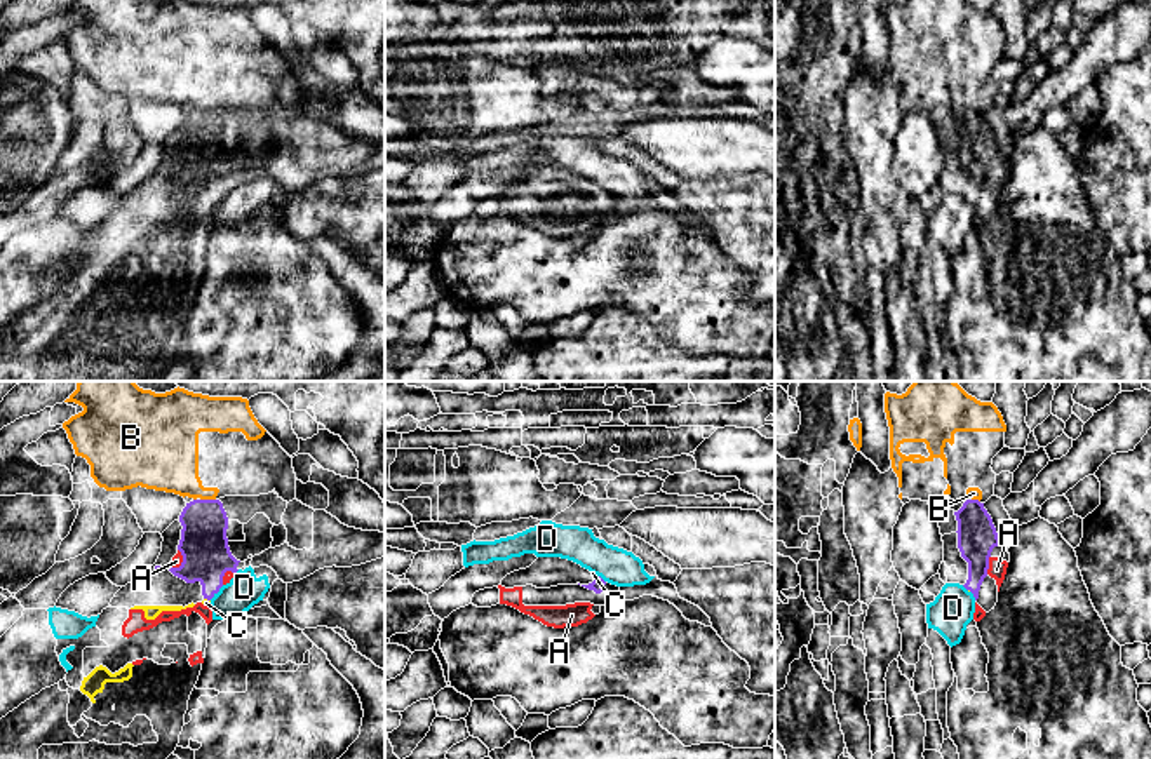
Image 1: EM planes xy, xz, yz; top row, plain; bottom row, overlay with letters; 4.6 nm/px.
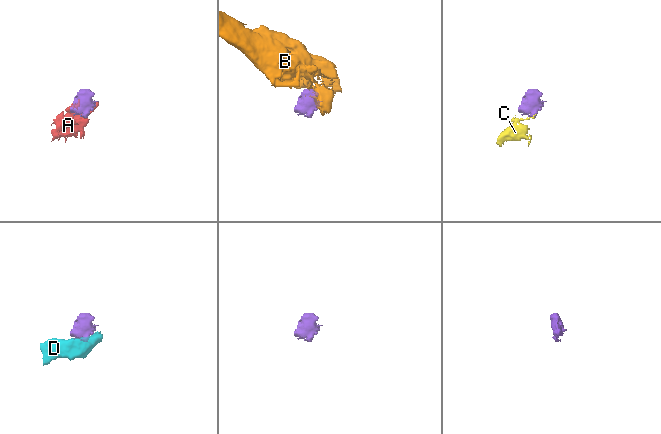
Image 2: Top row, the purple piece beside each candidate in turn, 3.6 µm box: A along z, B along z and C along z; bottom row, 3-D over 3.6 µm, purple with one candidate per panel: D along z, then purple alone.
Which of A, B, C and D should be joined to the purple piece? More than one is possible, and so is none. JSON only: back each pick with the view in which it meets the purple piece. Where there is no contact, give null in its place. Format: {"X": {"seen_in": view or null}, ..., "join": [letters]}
{"A": {"seen_in": "yz"}, "C": {"seen_in": "xy"}, "join": ["A", "C"]}

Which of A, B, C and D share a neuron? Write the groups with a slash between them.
A C / B / D

